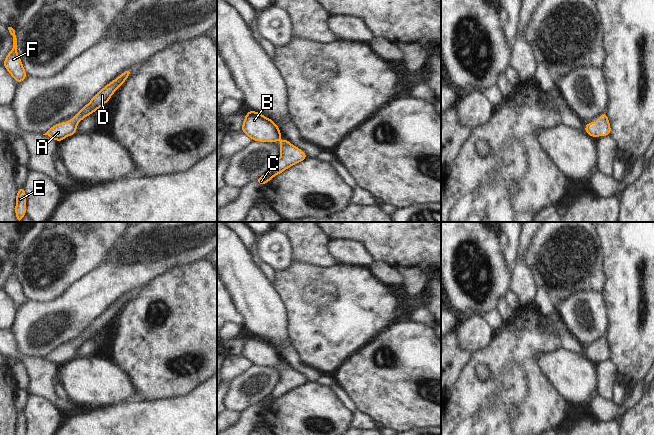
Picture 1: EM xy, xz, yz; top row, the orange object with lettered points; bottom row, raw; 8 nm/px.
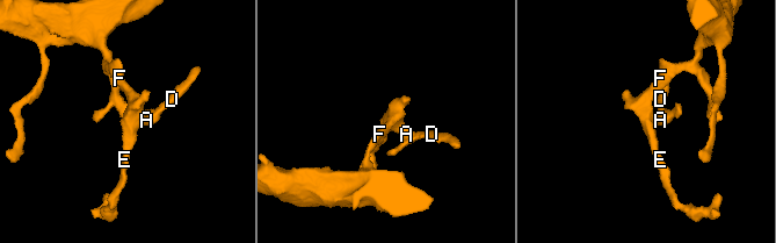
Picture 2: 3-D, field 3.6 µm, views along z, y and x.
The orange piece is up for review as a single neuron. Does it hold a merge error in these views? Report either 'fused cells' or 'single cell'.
single cell

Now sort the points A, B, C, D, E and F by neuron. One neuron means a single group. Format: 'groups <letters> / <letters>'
groups A B C D E F

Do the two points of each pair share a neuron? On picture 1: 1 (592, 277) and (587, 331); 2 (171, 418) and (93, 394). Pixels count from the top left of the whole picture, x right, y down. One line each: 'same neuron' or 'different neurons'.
1: different neurons
2: different neurons

